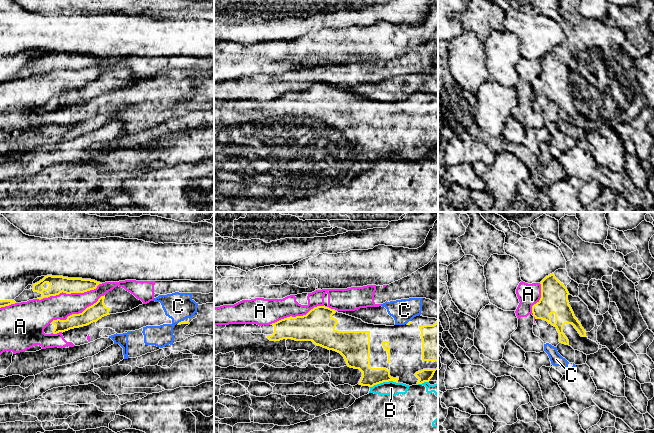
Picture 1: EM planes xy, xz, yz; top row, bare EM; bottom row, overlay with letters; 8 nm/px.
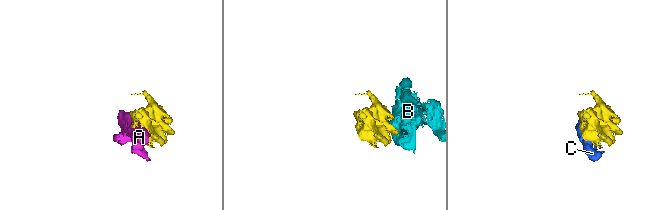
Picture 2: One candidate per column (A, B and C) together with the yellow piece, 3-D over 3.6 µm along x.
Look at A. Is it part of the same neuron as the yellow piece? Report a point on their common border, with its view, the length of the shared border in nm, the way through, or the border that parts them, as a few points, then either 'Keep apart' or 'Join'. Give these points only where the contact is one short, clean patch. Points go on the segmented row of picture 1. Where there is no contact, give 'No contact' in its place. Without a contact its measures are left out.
Touches yellow at xy (76, 314). Shared border 500 nm. Keep apart

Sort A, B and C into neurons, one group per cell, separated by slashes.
A / B / C

